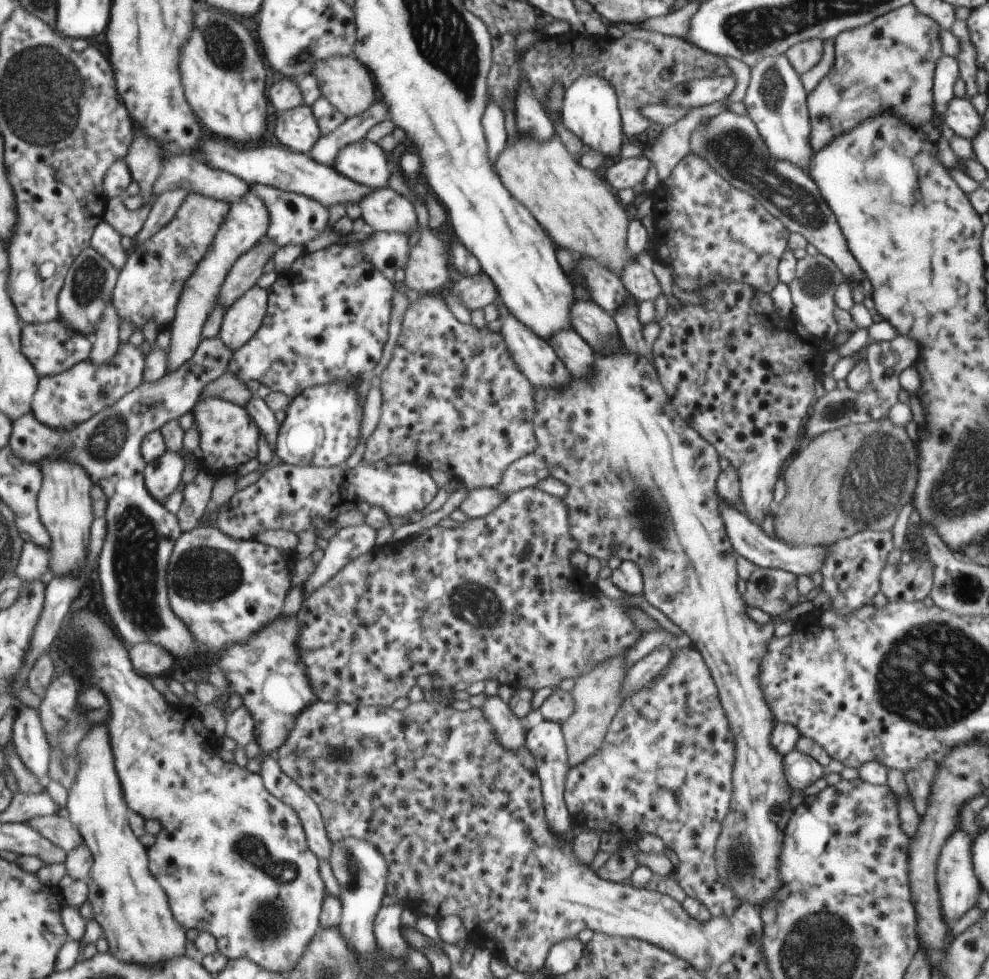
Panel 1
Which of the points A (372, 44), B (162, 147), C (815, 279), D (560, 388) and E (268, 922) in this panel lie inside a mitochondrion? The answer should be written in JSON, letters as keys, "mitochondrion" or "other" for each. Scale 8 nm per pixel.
{"A":"other","B":"other","C":"mitochondrion","D":"other","E":"mitochondrion"}

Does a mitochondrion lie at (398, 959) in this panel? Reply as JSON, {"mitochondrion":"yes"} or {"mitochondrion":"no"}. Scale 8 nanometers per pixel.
{"mitochondrion":"no"}

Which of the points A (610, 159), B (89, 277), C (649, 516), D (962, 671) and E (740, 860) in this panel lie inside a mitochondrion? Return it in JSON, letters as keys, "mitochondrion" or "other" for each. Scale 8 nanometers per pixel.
{"A":"other","B":"mitochondrion","C":"mitochondrion","D":"mitochondrion","E":"mitochondrion"}

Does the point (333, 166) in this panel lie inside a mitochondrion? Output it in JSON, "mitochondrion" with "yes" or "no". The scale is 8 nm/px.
{"mitochondrion":"no"}

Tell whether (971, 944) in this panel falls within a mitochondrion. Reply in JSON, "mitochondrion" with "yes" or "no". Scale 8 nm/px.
{"mitochondrion":"no"}

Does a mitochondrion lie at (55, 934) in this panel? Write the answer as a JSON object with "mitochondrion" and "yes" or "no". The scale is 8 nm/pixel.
{"mitochondrion":"no"}

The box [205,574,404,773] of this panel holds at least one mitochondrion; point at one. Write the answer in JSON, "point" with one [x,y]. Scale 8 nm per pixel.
{"point":[337,753]}

